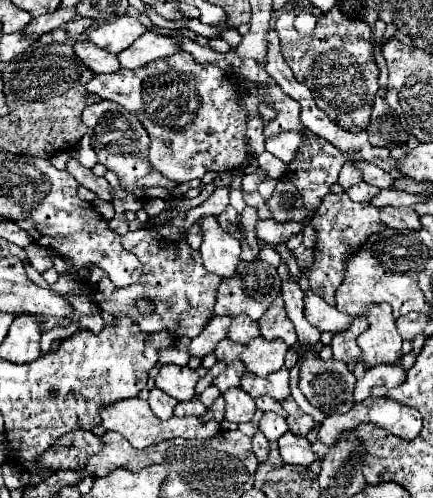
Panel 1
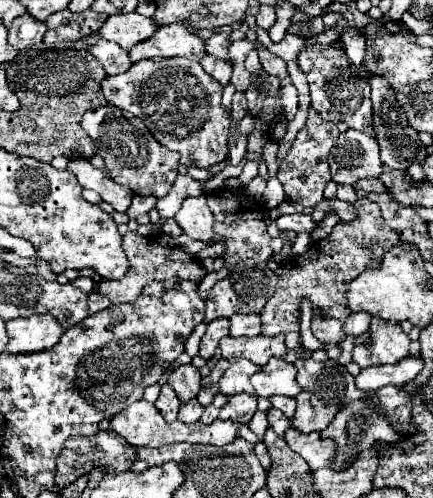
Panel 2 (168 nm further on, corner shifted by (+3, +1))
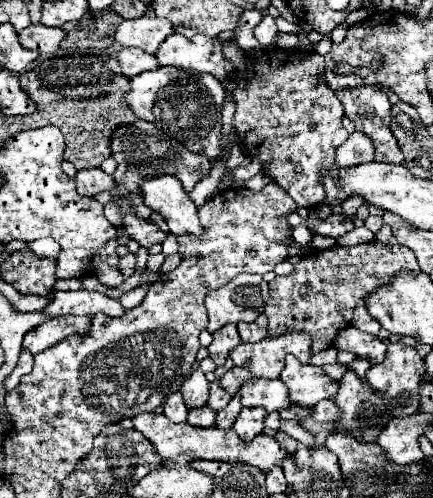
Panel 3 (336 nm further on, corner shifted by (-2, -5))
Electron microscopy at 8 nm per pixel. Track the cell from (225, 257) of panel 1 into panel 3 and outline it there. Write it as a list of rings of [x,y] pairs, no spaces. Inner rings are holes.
[[[158,176],[142,184],[144,202],[152,210],[164,214],[170,232],[174,234],[194,234],[202,236],[206,230],[198,220],[198,206],[192,202],[190,194],[184,190],[176,176]]]

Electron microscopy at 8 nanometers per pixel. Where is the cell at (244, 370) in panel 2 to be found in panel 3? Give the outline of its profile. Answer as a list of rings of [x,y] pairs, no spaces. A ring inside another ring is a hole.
[[[268,378],[246,380],[240,386],[238,394],[240,394],[242,406],[262,406],[268,412],[276,412],[280,408],[290,406],[286,386],[280,378],[276,378],[276,380],[268,380]]]

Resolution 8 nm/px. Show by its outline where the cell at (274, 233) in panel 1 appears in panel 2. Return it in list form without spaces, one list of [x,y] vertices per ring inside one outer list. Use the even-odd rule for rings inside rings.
[[[287,214],[287,216],[279,216],[277,218],[277,226],[279,230],[293,230],[293,232],[313,232],[317,228],[319,222],[315,222],[311,216],[307,214]]]

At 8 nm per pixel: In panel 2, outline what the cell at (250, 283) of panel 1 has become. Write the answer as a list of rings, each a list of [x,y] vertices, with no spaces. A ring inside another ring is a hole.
[[[239,262],[229,270],[229,276],[219,280],[207,296],[207,312],[205,322],[211,322],[215,318],[231,318],[235,312],[249,312],[259,314],[265,306],[265,302],[273,296],[273,290],[277,286],[277,276],[267,268],[265,262]]]

